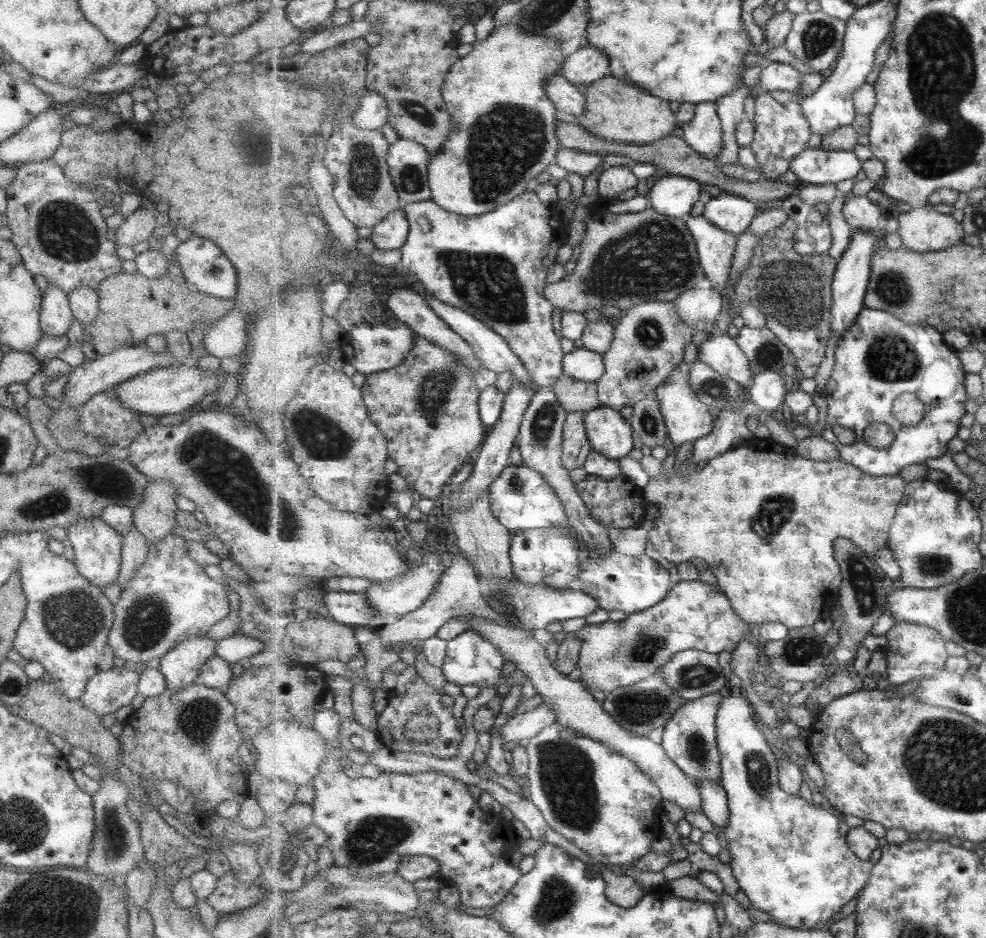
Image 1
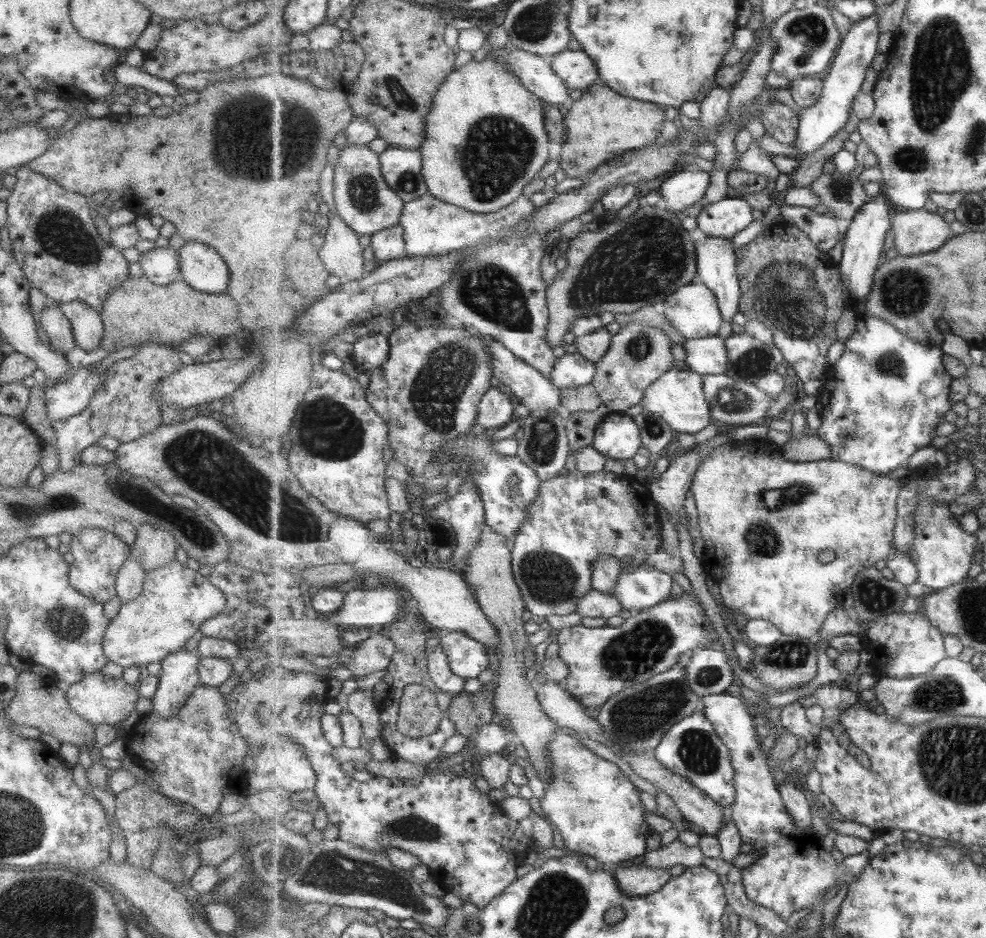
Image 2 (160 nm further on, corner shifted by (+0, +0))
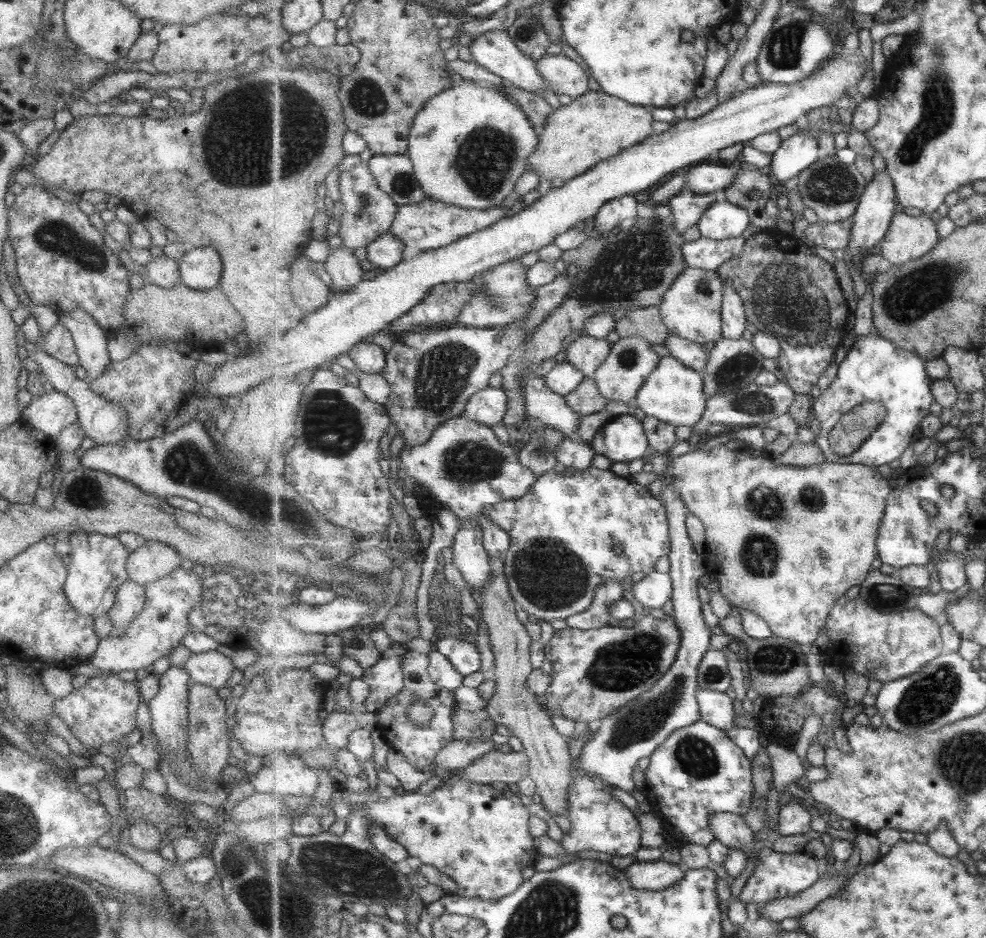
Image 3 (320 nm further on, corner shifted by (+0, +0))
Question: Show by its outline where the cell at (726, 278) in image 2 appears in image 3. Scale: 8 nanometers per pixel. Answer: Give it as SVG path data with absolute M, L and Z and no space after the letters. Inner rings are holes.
M723 281L723 333L724 338L739 340L747 330L748 317L741 294Z

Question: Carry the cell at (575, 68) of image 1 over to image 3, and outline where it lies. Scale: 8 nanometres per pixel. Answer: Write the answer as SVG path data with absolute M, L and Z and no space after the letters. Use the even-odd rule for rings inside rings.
M562 52L544 55L539 61L538 71L556 95L567 94L571 99L576 99L590 91L587 74L575 60L567 58Z

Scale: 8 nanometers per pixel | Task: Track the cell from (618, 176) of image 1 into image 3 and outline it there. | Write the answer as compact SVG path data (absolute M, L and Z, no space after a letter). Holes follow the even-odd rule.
M627 195L609 201L602 206L597 215L594 216L595 227L601 234L611 234L618 229L619 224L627 218L637 218L637 206L639 202L634 195Z

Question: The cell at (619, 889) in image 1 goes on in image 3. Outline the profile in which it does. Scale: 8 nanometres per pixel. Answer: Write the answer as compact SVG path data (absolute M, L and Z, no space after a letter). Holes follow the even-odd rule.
M661 858L657 861L633 862L625 872L634 888L647 891L669 889L685 878L683 867Z

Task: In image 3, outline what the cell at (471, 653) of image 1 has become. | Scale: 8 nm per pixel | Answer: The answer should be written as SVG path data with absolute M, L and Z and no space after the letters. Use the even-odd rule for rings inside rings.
M445 636L436 641L436 650L444 654L464 676L481 670L481 654L477 645L457 636Z

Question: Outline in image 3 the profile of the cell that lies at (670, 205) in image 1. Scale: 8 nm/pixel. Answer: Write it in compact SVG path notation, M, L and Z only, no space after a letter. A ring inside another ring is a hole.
M711 160L689 170L684 187L691 187L692 192L699 194L723 193L738 176L738 171L732 170L728 163Z

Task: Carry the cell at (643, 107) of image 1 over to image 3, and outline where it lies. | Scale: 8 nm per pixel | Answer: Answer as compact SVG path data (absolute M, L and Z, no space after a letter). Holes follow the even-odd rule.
M590 90L548 116L547 124L538 133L538 150L531 156L528 170L534 170L543 180L561 178L566 182L590 171L602 160L643 143L653 134L649 108L631 104L603 90Z

